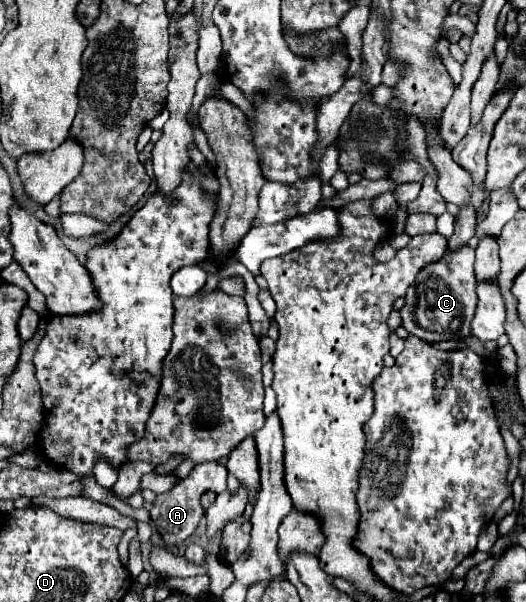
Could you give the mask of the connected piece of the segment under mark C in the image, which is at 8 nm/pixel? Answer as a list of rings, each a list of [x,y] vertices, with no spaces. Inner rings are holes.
[[[462,245],[446,251],[442,259],[428,263],[420,269],[414,285],[406,291],[406,305],[402,307],[402,327],[424,341],[438,343],[450,339],[462,339],[470,335],[470,321],[476,309],[476,273],[474,273],[474,249]]]

